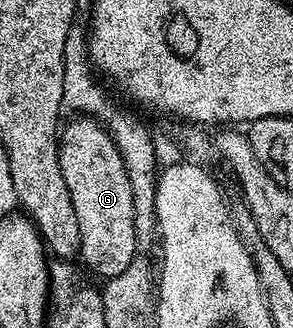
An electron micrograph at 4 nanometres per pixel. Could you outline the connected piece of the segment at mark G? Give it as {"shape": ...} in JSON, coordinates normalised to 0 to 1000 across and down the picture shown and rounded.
{"shape":[[[311,360],[239,363],[249,366],[225,387],[218,378],[205,402],[195,463],[201,515],[215,527],[215,552],[229,552],[229,588],[242,588],[242,625],[256,625],[256,662],[270,671],[270,790],[321,841],[348,838],[348,854],[369,857],[420,832],[420,820],[433,820],[474,774],[461,735],[447,552],[433,540],[420,479],[372,402]]]}

